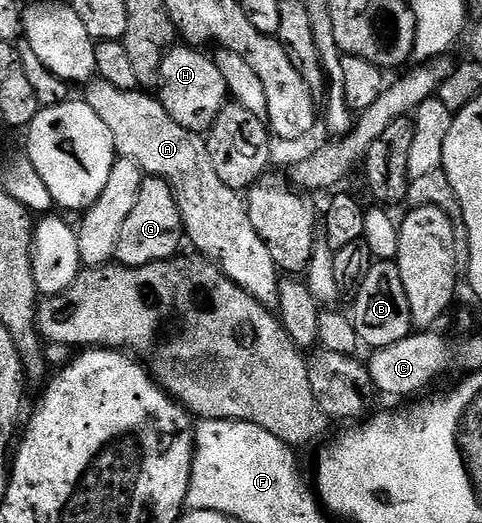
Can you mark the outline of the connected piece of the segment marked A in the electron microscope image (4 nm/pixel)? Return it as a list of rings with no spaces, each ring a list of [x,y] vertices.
[[[93,80],[85,90],[88,91],[82,94],[83,101],[88,102],[106,128],[110,128],[117,155],[134,160],[145,175],[168,183],[176,196],[187,241],[189,238],[196,245],[195,253],[215,262],[227,278],[250,292],[263,306],[279,307],[281,275],[266,244],[262,244],[262,236],[258,236],[254,224],[250,224],[245,199],[218,180],[218,172],[214,172],[214,164],[210,164],[207,141],[193,130],[182,128],[182,124],[174,124],[159,97],[152,95],[151,98],[148,95],[151,93],[143,89],[119,90],[114,84]]]

